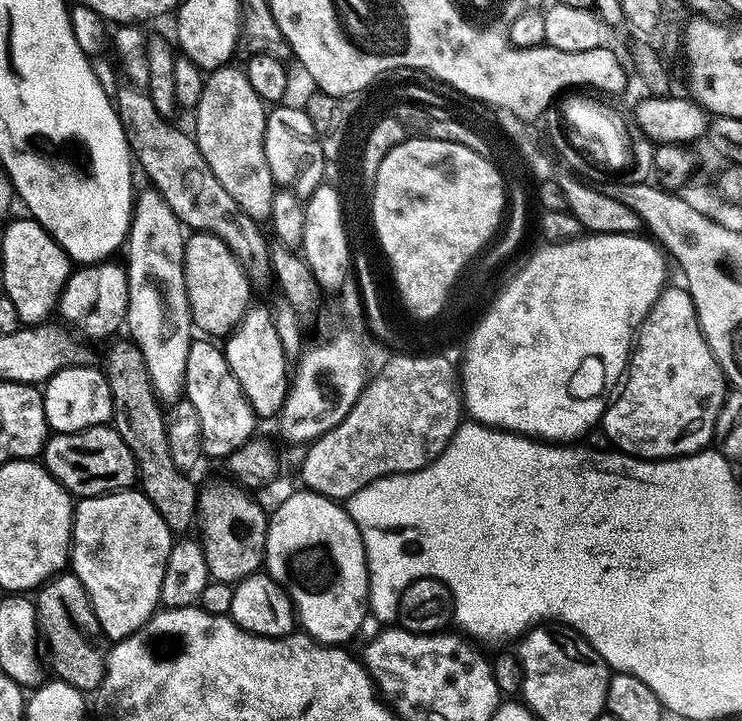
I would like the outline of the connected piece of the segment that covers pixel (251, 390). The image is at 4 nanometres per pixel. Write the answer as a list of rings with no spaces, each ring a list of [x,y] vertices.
[[[249,307],[240,325],[232,335],[223,341],[224,357],[238,378],[238,386],[242,386],[242,394],[250,402],[257,417],[279,417],[288,397],[290,387],[290,361],[282,354],[282,342],[278,338],[278,330],[274,330],[274,318],[269,309]]]

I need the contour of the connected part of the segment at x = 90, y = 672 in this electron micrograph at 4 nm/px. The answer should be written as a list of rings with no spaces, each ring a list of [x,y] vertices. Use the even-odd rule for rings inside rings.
[[[57,574],[47,584],[40,585],[34,603],[38,632],[46,645],[51,671],[53,668],[59,679],[76,687],[83,694],[95,693],[106,674],[110,641],[94,614],[82,582],[75,574]]]

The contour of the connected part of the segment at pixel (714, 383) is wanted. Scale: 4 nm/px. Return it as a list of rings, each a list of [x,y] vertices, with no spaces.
[[[666,286],[661,290],[660,297],[652,303],[648,316],[636,334],[622,387],[604,411],[602,431],[609,441],[619,451],[639,456],[641,460],[670,460],[674,456],[691,456],[693,452],[707,449],[716,434],[718,414],[724,409],[724,371],[702,334],[687,287],[679,287]]]

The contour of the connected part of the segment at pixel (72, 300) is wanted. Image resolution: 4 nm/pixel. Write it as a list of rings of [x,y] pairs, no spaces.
[[[116,262],[77,267],[60,295],[59,315],[64,315],[69,325],[74,324],[96,340],[103,336],[115,337],[115,332],[125,327],[128,318],[128,269],[123,263],[112,263]]]

